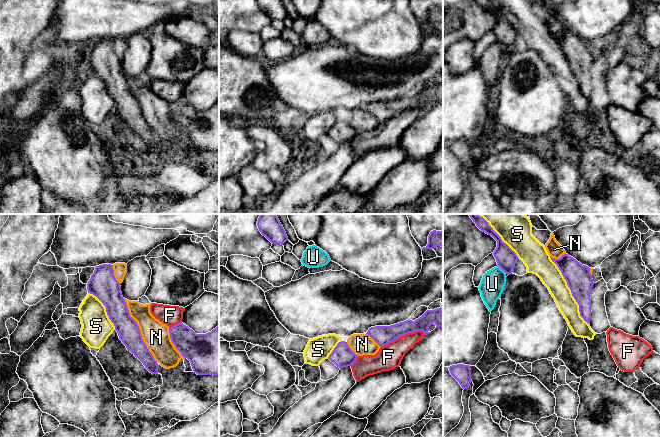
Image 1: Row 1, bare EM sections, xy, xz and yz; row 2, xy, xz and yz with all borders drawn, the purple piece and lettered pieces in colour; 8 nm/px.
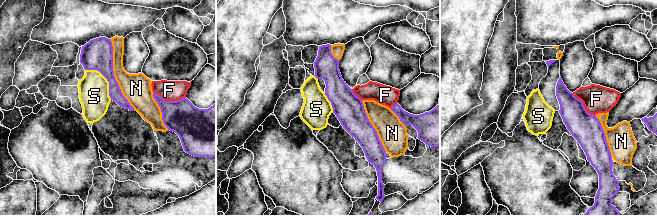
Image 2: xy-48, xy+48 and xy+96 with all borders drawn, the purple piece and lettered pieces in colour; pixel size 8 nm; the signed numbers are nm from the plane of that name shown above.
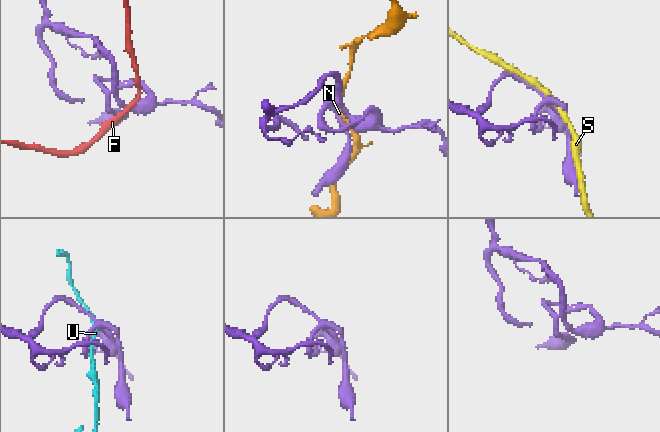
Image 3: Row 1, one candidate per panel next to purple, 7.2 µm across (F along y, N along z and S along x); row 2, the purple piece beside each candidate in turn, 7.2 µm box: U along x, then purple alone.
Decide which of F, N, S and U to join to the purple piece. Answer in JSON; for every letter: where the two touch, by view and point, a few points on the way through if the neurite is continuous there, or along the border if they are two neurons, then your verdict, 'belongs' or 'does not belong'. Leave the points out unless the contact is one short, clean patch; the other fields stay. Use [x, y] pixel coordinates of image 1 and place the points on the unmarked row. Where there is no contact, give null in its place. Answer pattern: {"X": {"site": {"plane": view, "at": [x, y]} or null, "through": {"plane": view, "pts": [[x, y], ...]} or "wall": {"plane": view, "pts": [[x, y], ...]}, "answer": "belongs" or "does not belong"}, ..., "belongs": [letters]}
{"F": {"site": {"plane": "xz", "at": [402, 111]}, "answer": "does not belong"}, "N": {"site": {"plane": "xy", "at": [139, 106]}, "answer": "belongs"}, "S": {"site": {"plane": "yz", "at": [570, 65]}, "answer": "does not belong"}, "U": {"site": {"plane": "yz", "at": [502, 45]}, "answer": "does not belong"}, "belongs": ["N"]}

